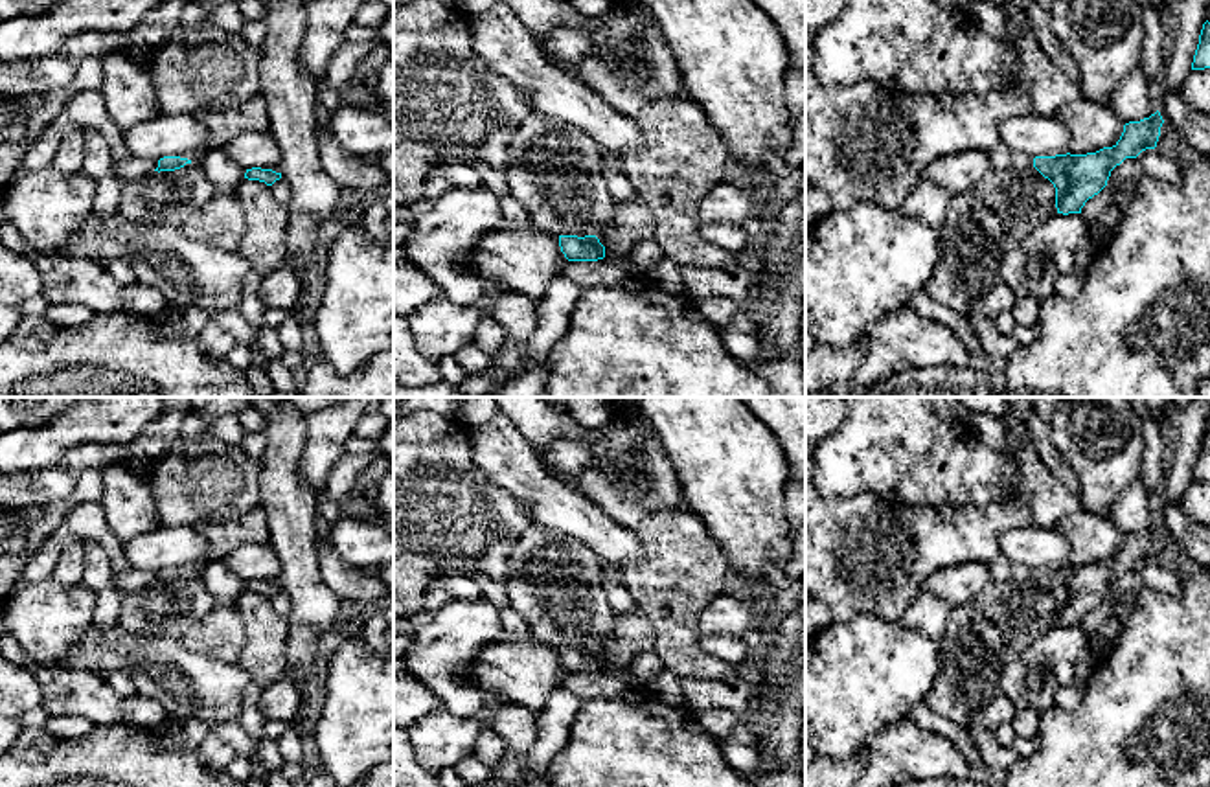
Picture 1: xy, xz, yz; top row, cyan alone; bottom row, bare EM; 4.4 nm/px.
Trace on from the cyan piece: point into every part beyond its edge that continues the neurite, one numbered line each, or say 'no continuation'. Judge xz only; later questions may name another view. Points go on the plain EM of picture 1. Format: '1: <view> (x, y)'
1: xz (554, 583)

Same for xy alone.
1: xy (160, 611)

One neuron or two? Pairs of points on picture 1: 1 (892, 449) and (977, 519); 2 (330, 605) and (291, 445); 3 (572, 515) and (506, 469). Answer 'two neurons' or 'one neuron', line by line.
1: two neurons
2: one neuron
3: one neuron

